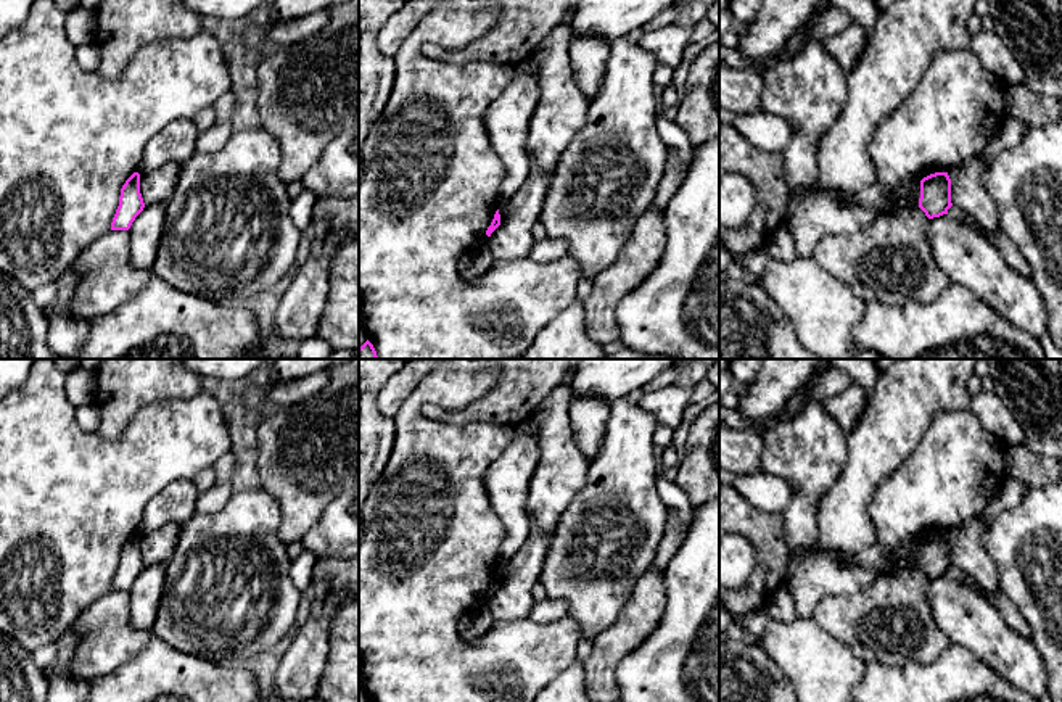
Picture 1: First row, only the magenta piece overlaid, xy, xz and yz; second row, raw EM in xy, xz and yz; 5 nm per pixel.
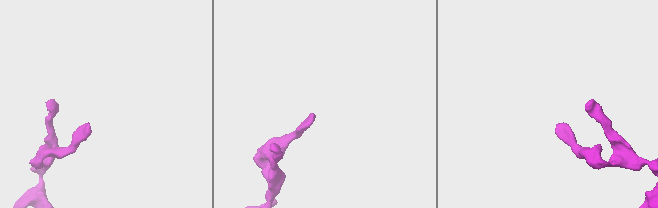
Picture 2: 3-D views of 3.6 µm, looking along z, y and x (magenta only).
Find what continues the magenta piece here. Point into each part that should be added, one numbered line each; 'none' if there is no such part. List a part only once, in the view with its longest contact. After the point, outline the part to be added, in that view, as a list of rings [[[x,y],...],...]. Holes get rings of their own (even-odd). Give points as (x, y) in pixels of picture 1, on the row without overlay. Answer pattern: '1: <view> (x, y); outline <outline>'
none

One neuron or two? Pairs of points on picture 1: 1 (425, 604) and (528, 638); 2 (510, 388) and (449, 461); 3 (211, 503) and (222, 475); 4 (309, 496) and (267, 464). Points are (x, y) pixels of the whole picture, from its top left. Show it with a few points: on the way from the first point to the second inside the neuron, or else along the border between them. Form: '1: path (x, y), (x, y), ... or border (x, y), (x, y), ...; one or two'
1: path (440, 633), (461, 654), (499, 654); one
2: border (443, 421), (456, 424), (518, 424); two
3: path (218, 496), (222, 490), (222, 482); one
4: path (300, 487), (277, 464); one

